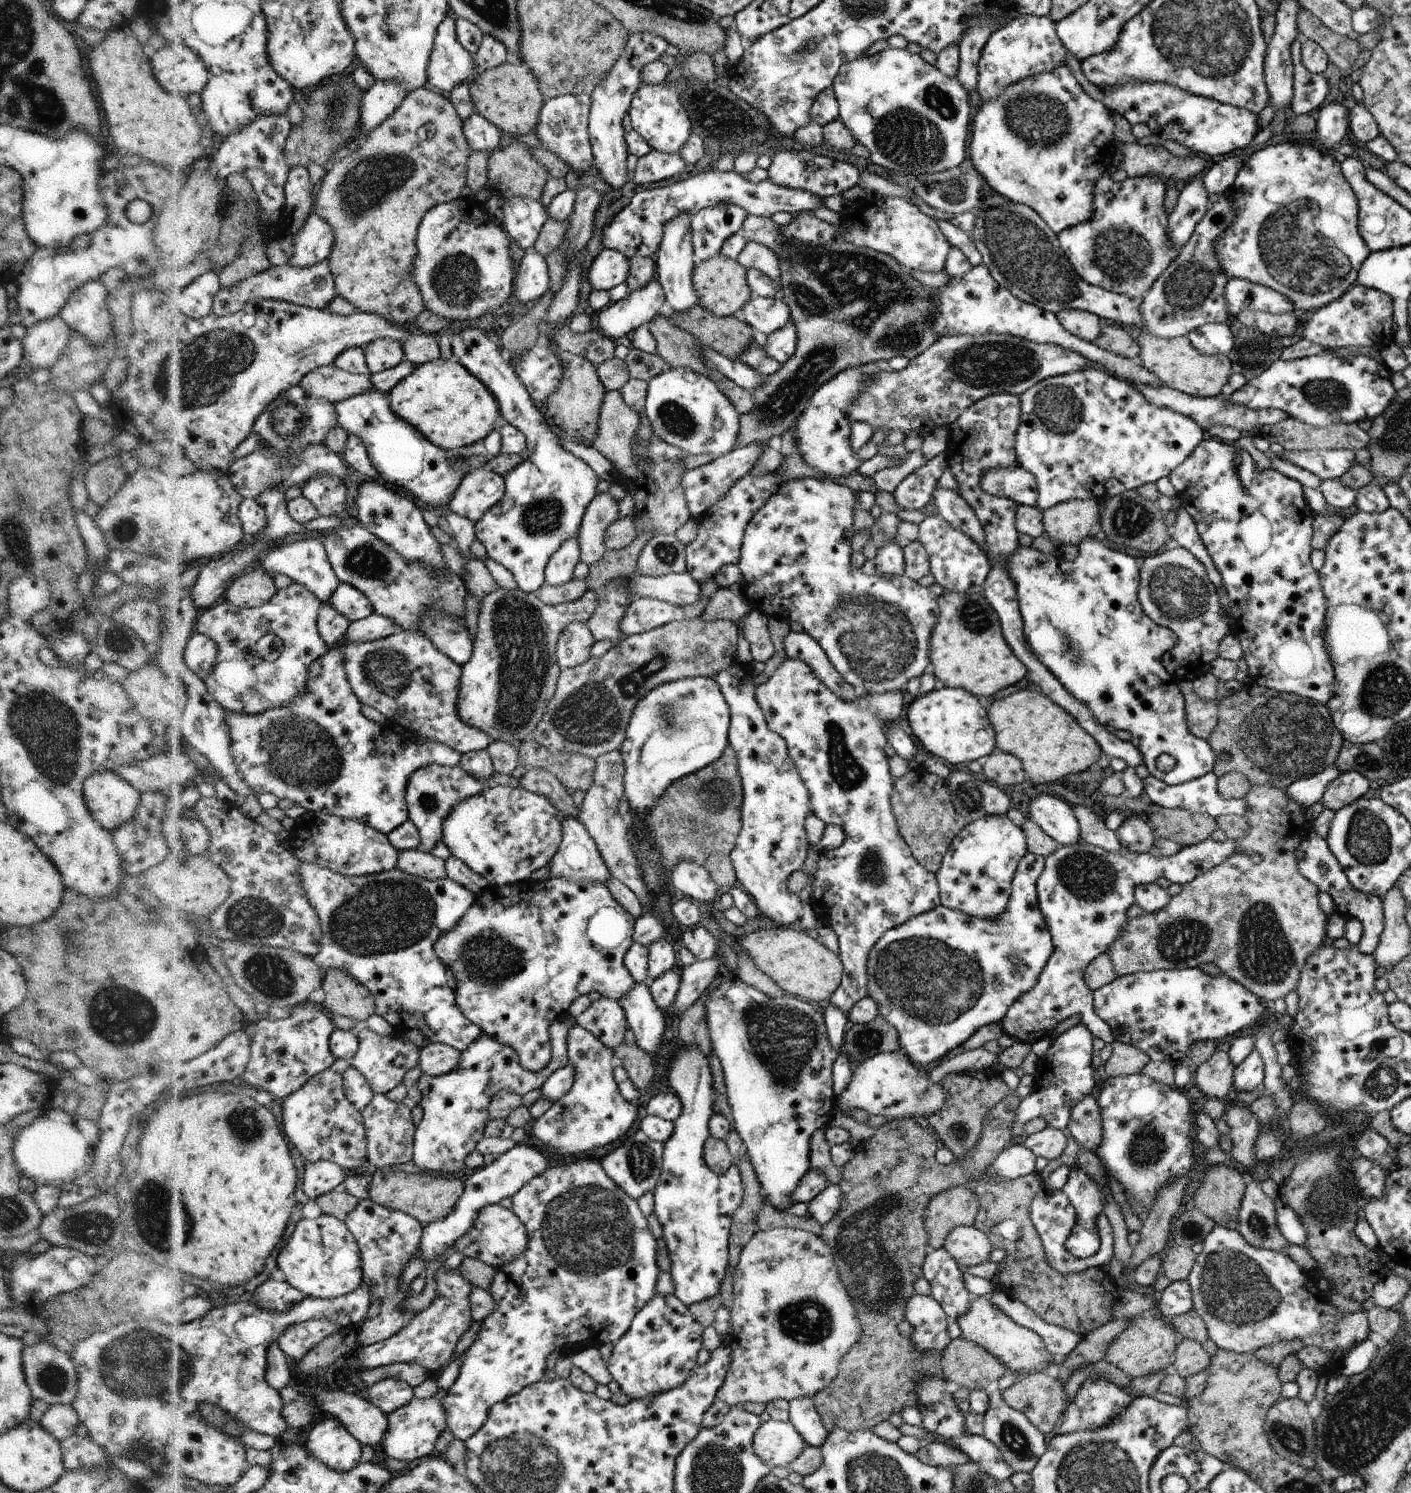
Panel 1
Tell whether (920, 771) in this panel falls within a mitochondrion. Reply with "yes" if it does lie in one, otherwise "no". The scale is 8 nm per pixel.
no

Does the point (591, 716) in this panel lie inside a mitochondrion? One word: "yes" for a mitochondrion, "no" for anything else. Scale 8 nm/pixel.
yes

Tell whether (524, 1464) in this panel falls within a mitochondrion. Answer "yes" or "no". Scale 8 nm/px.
yes

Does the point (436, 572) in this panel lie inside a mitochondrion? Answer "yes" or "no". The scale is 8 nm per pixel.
no

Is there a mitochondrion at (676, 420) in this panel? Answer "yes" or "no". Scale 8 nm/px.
yes

